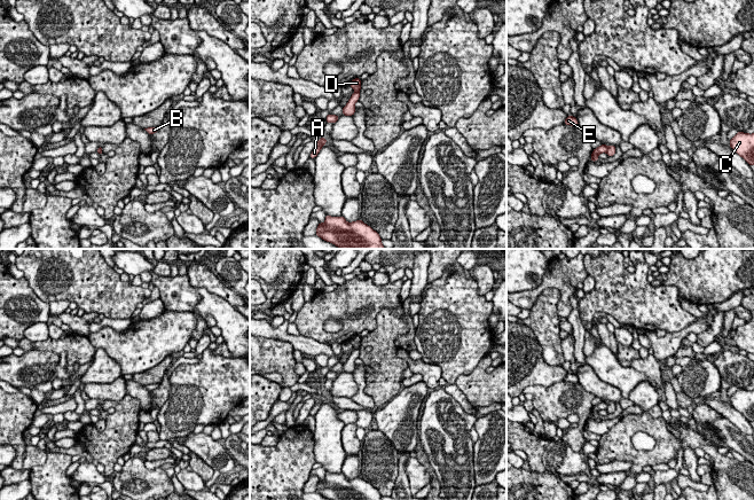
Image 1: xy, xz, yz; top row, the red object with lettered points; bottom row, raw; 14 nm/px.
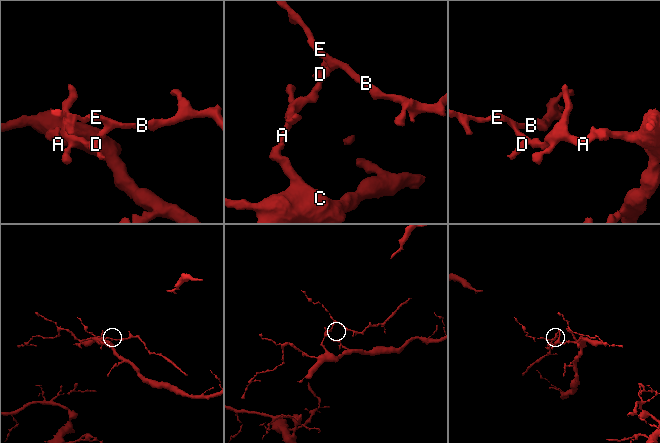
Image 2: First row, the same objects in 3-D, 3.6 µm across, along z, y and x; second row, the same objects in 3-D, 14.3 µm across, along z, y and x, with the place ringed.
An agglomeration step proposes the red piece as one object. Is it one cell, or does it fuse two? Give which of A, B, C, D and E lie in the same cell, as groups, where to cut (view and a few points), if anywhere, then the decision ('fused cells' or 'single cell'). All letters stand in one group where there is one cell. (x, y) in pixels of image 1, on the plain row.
A C / B D E | xz (355, 349), (358, 350) | fused cells

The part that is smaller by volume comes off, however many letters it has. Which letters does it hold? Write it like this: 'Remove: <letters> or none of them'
Remove: B, D, E

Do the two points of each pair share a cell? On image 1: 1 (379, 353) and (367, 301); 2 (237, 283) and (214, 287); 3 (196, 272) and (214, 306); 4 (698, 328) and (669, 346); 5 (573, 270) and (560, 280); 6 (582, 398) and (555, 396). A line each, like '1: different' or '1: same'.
1: different
2: different
3: different
4: same
5: same
6: same

